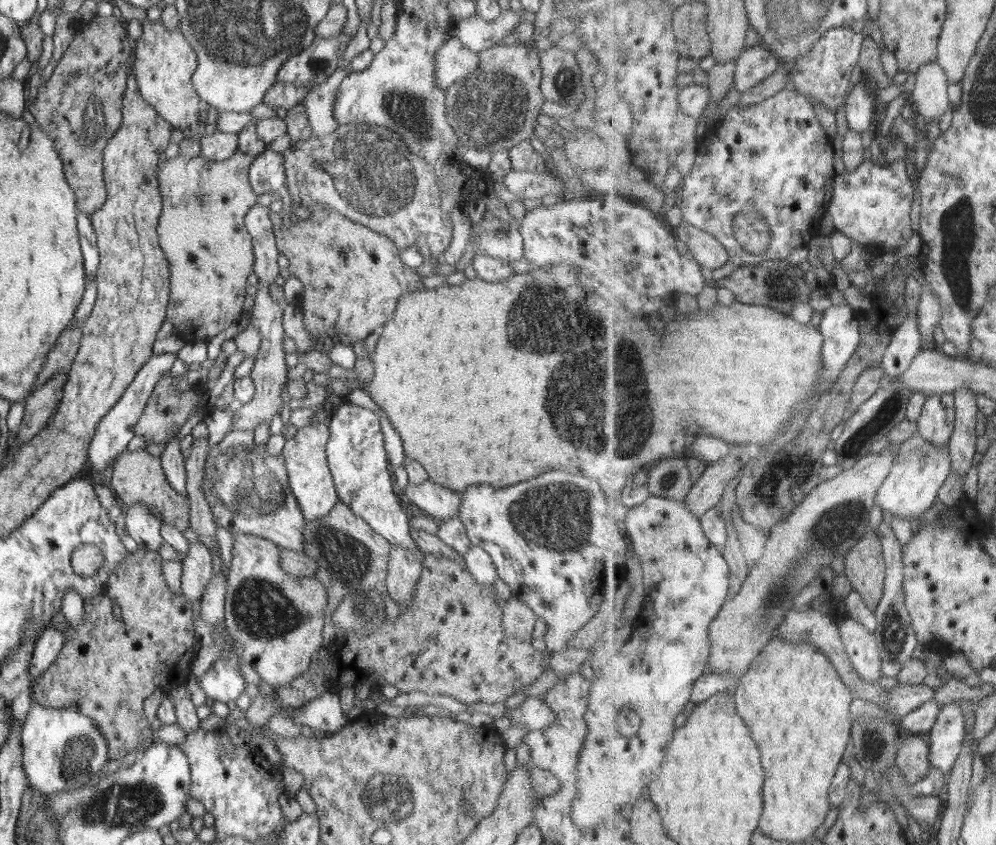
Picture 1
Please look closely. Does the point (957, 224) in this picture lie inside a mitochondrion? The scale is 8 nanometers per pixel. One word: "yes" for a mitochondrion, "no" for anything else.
yes

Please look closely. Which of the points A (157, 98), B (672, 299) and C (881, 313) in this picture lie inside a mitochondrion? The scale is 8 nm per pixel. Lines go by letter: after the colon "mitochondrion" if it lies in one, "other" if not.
A: other
B: other
C: other

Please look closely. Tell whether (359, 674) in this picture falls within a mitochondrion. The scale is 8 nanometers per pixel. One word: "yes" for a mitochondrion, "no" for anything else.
no

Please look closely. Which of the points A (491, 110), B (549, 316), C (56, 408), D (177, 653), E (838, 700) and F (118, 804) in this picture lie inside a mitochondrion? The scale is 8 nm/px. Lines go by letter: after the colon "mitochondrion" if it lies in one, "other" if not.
A: mitochondrion
B: mitochondrion
C: other
D: other
E: other
F: mitochondrion

